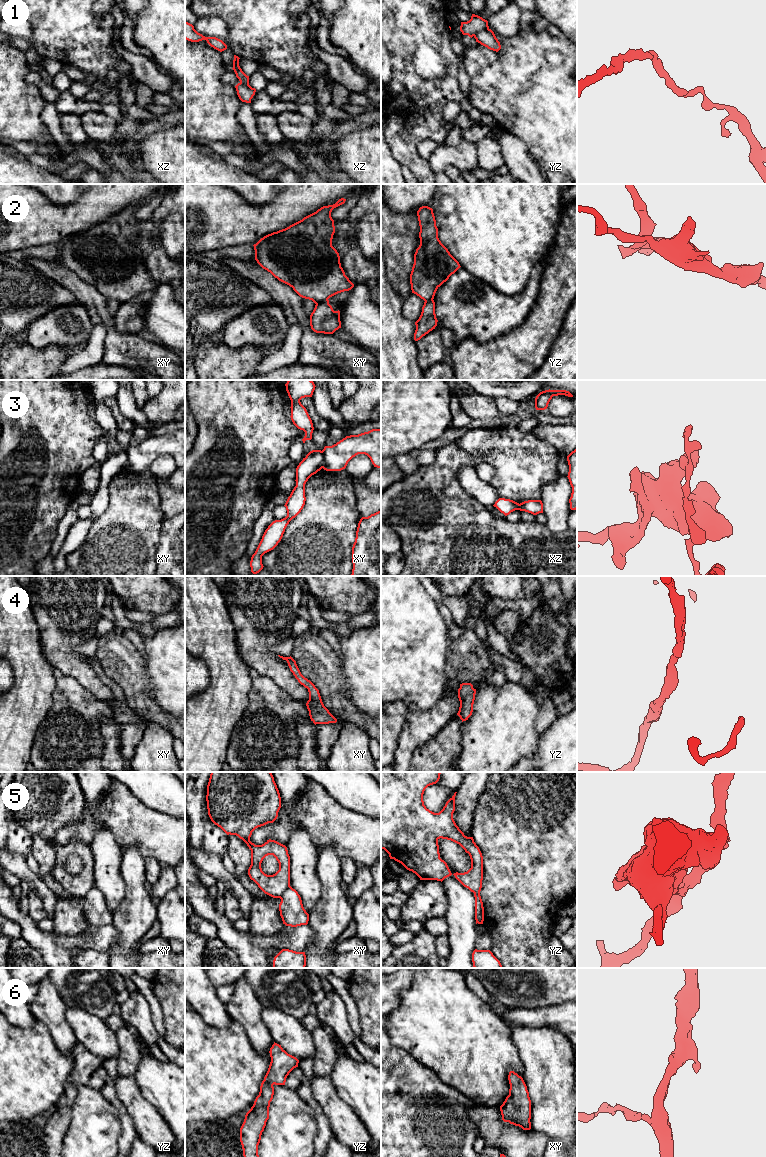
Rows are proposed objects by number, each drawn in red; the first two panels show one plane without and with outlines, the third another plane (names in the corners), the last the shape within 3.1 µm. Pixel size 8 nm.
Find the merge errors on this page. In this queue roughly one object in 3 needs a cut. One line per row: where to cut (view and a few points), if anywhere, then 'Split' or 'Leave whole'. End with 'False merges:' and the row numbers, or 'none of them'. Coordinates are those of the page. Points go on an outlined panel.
1: Split along yz (488, 27), (479, 30), (473, 35). Split
2: Split along xy (327, 298), (316, 304). Split
3: Split along xy (321, 451), (323, 467). Split
4: No split. Leave whole
5: Split along xy (289, 885), (279, 897). Split
6: No split. Leave whole
False merges: 1, 2, 3, 5

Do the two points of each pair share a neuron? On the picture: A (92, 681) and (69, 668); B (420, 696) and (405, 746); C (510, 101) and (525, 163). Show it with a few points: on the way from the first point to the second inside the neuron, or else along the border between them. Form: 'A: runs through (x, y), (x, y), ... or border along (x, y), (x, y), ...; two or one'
A: runs through (86, 676), (78, 668), (75, 668); one
B: border along (440, 699), (428, 709), (421, 710), (418, 708); two
C: border along (503, 130), (520, 138), (527, 146), (533, 158); two

